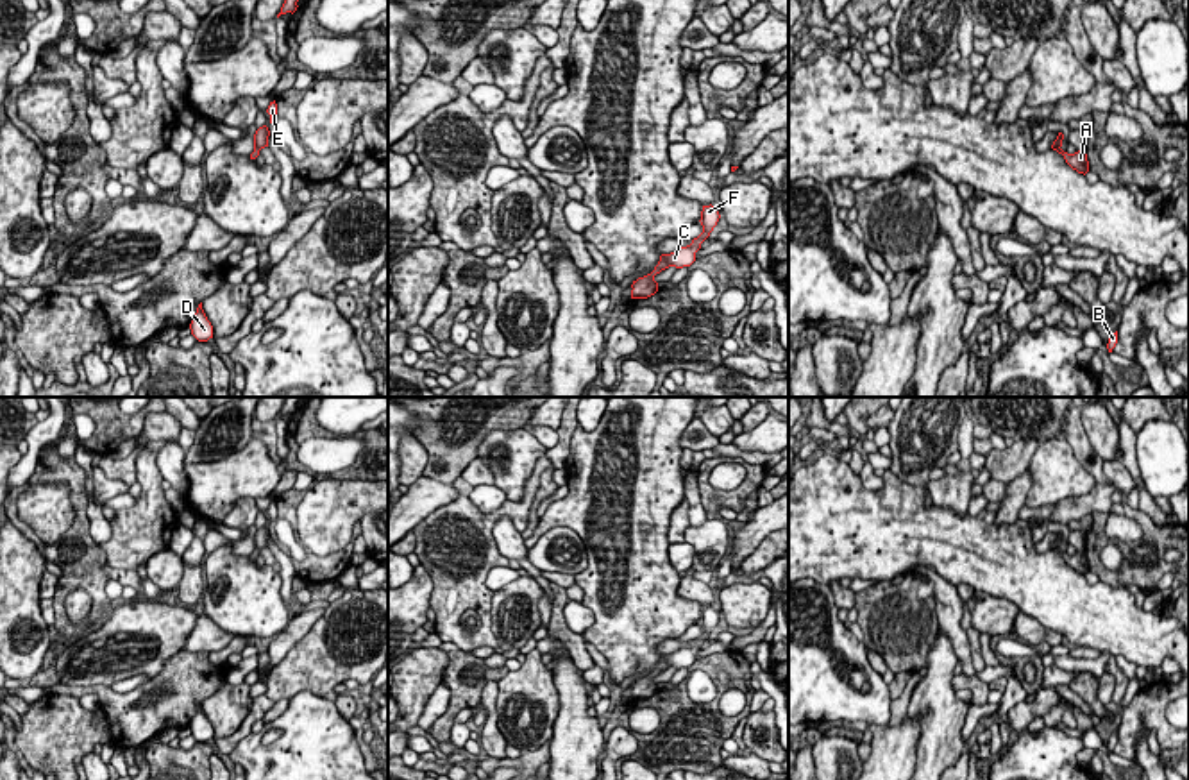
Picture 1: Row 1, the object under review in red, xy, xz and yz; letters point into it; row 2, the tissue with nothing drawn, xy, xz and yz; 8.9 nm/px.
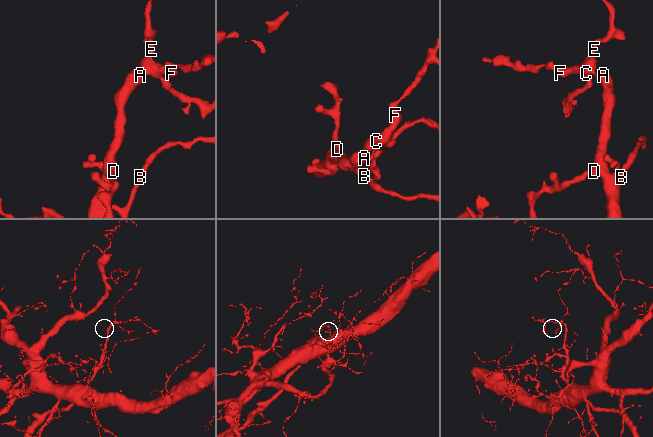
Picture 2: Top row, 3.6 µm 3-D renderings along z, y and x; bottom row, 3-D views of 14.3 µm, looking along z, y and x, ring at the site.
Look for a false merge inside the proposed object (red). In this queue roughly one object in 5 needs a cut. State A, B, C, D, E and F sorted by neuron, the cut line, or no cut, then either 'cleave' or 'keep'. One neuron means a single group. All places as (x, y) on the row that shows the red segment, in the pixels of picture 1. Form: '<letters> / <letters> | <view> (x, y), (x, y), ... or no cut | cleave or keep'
A B C D E F | no cut | keep

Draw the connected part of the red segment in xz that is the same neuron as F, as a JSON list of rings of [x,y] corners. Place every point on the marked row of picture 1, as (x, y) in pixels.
[[[710,204],[703,206],[701,211],[701,225],[703,233],[692,240],[690,245],[681,247],[670,254],[662,254],[658,265],[654,270],[644,277],[638,277],[631,284],[631,299],[647,299],[658,292],[658,283],[654,281],[654,276],[669,267],[683,268],[690,267],[696,261],[696,252],[701,249],[701,243],[710,236],[713,227],[717,225],[721,215],[719,211]]]

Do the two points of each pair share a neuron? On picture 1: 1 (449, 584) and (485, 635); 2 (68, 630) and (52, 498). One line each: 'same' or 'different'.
1: same
2: different

